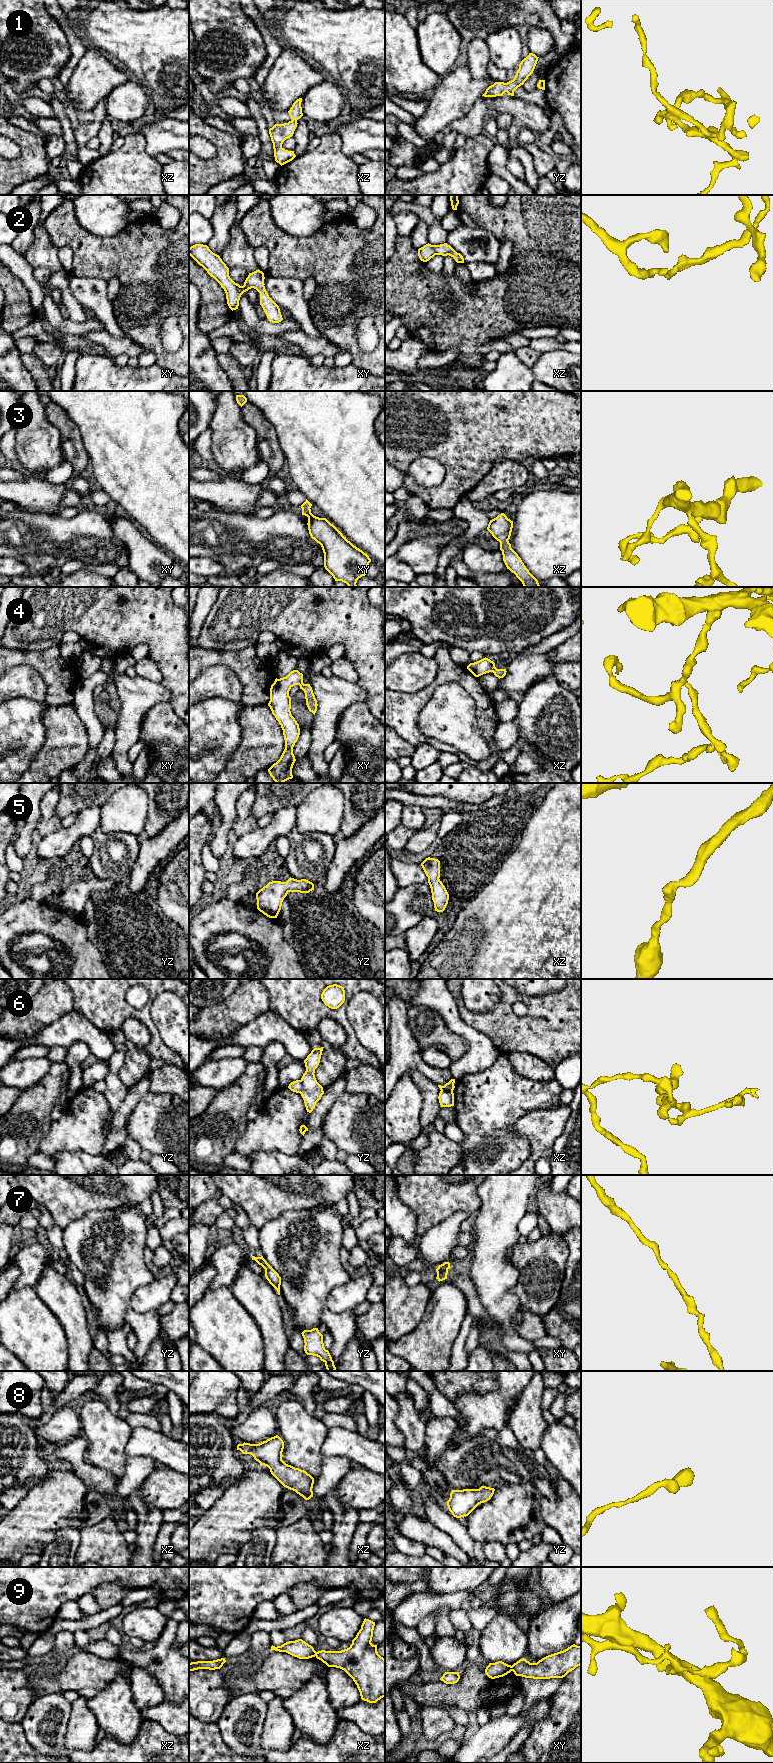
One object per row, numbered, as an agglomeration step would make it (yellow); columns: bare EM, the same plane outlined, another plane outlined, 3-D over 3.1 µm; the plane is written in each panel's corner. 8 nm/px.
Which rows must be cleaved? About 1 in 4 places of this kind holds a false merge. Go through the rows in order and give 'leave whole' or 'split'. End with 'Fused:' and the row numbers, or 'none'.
1: leave whole
2: leave whole
3: leave whole
4: leave whole
5: leave whole
6: split
7: leave whole
8: leave whole
9: split
Fused: 6, 9

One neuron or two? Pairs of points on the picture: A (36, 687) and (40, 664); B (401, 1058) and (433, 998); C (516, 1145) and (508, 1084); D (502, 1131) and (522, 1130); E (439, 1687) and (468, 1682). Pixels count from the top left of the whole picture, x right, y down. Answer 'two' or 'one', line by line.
A: two
B: two
C: one
D: two
E: one

